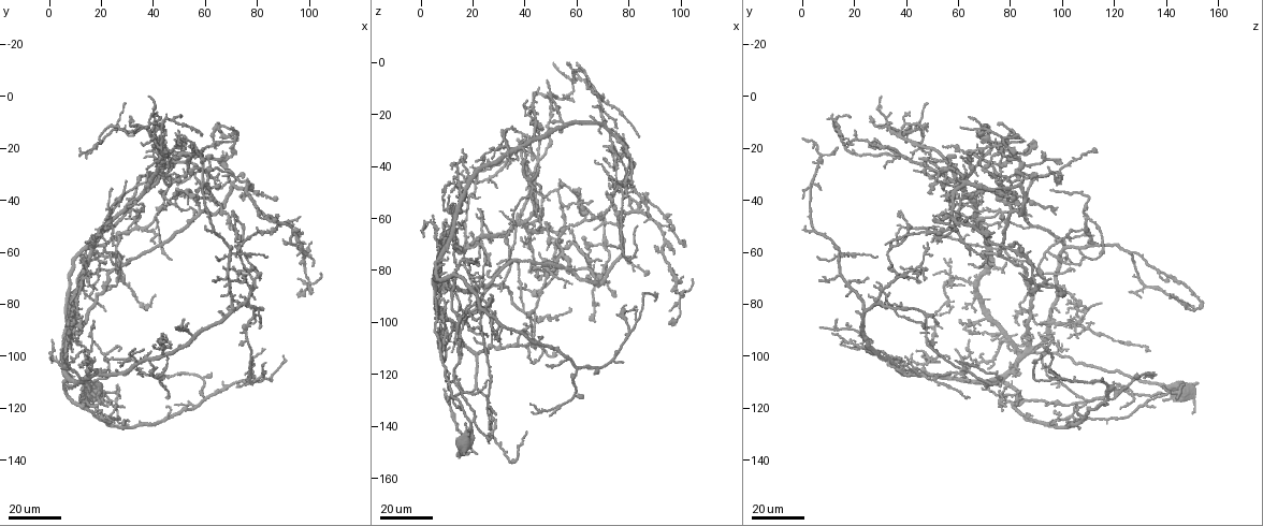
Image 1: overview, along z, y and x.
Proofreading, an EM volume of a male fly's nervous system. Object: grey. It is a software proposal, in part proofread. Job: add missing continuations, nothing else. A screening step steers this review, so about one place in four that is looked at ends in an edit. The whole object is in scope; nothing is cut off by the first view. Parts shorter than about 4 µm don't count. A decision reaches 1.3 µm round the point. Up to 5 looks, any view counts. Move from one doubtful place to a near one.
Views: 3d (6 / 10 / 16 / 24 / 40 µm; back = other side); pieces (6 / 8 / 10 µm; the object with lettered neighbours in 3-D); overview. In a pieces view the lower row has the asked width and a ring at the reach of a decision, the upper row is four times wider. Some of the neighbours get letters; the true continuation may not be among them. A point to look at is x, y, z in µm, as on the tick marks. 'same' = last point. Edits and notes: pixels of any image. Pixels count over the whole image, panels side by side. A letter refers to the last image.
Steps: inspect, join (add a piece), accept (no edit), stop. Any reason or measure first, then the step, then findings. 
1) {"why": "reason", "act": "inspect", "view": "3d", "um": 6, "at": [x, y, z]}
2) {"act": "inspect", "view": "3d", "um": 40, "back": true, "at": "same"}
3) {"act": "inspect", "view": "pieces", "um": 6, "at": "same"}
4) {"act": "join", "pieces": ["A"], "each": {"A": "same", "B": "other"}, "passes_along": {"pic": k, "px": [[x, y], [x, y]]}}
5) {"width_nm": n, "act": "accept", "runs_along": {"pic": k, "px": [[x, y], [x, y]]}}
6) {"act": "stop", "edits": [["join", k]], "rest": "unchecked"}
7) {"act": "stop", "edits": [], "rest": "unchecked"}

{"why": "an open end", "act": "inspect", "view": "3d", "um": 24, "at": [43, 29, 43]}

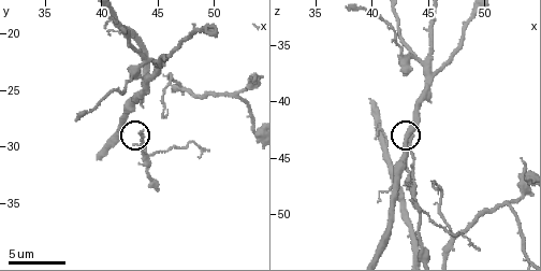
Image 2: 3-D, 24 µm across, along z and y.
{"act": "inspect", "view": "pieces", "um": 8, "at": [43.6, 28.8, 43.0]}

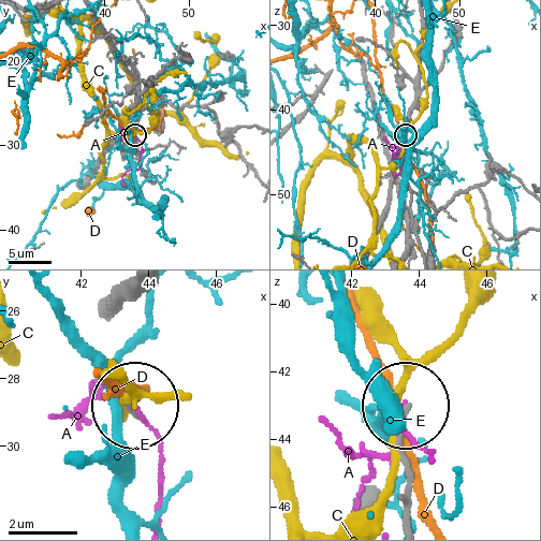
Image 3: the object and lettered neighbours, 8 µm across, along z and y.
{"width_nm": 140, "act": "accept", "each": {"A": "other", "C": "other", "D": "other", "E": "other"}, "found": "no lettered piece goes on from it"}

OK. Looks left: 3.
{"why": "an open end", "act": "inspect", "view": "3d", "um": 24, "at": [65, 83, 21]}

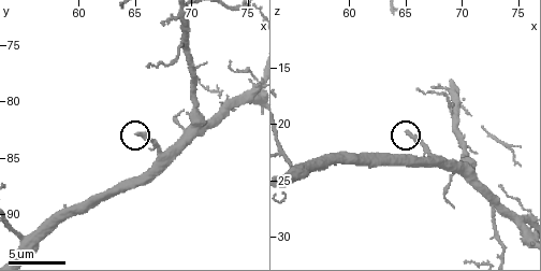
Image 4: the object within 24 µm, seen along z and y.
{"act": "inspect", "view": "pieces", "um": 10, "at": [65.4, 83.0, 20.8]}

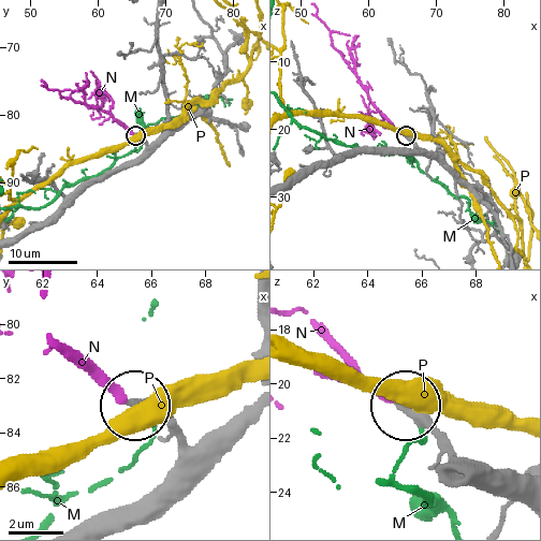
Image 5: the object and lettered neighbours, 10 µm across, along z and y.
{"width_nm": 260, "act": "join", "pieces": ["N"], "each": {"M": "other", "N": "same", "P": "other"}, "passes_along": {"pic": 5, "px": [[417, 147], [377, 107], [333, 45], [330, 33]]}, "found": "the neuron continues"}

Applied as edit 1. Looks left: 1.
{"act": "stop", "edits": [["join", 5]], "rest": "unchecked"}

